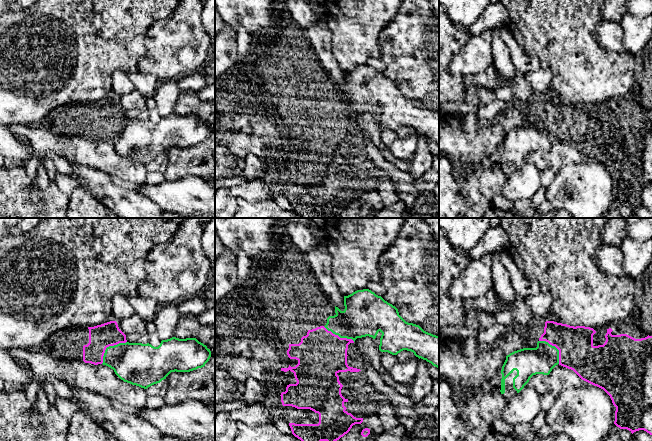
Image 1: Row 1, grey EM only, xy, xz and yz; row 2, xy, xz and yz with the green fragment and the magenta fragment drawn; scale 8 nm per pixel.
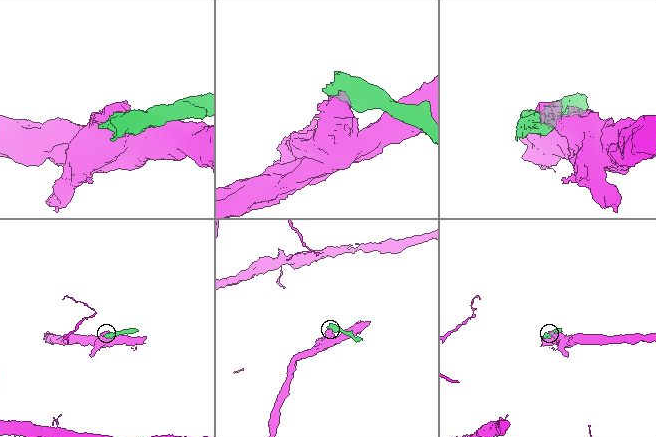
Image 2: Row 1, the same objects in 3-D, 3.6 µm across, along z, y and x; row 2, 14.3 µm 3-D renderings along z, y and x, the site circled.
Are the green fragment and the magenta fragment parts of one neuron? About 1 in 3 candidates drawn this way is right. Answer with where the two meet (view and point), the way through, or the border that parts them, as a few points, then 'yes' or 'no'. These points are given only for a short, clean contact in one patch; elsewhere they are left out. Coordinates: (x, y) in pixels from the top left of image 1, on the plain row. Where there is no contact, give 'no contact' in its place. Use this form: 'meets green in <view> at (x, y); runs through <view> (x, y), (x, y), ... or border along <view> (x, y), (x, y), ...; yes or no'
meets green in xy at (109, 122); border along xy (126, 117), (108, 122), (101, 139); no

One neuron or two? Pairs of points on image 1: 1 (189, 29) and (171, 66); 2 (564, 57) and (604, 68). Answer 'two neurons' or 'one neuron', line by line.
1: one neuron
2: one neuron

